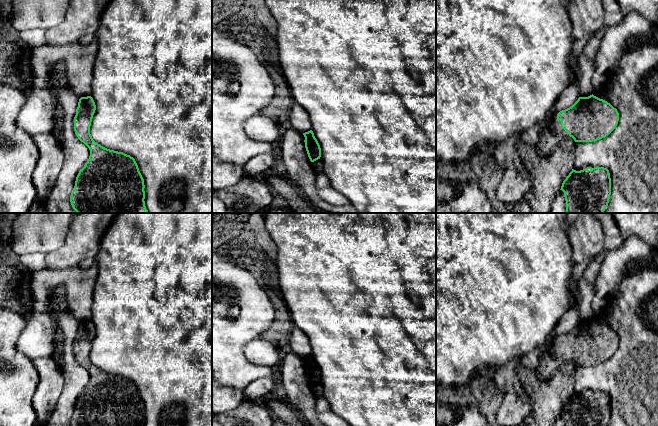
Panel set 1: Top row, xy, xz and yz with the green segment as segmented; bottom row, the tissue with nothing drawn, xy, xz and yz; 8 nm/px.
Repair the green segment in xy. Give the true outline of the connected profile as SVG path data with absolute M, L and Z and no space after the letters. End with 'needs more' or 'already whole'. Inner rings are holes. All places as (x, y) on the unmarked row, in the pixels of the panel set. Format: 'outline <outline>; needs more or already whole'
outline M91 320L81 321L74 341L74 355L78 363L90 374L90 380L80 393L70 426L145 426L144 403L133 381L123 376L107 373L95 366L90 350L96 329Z; already whole

